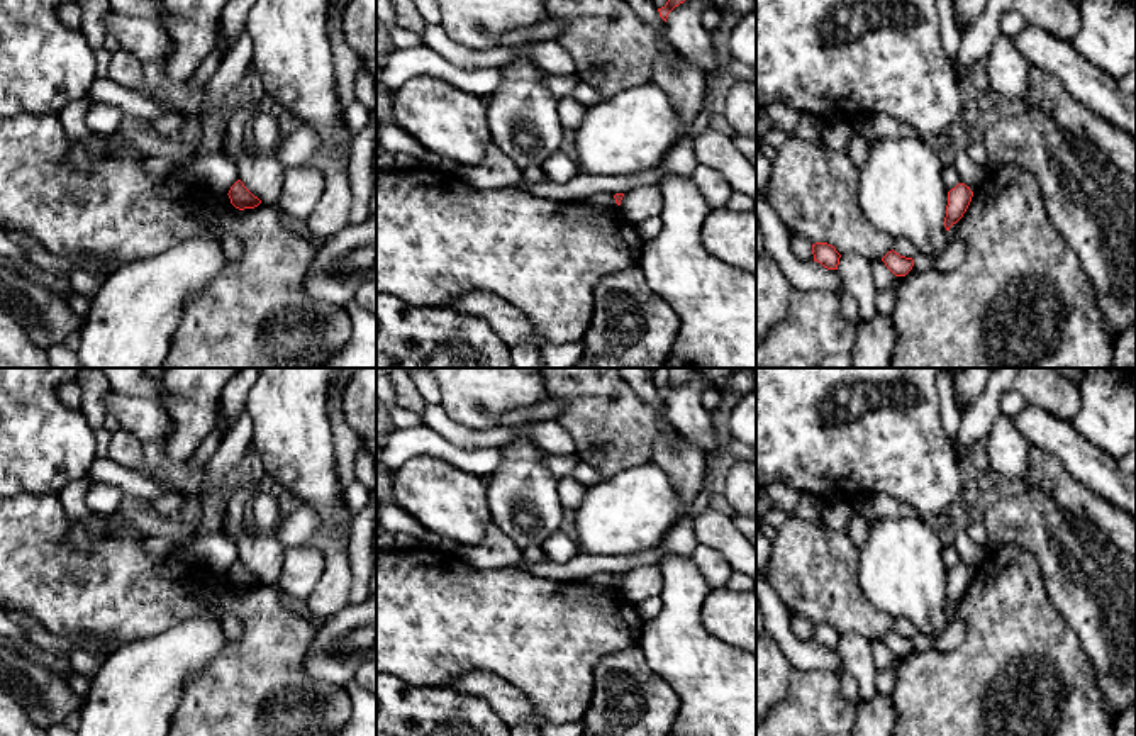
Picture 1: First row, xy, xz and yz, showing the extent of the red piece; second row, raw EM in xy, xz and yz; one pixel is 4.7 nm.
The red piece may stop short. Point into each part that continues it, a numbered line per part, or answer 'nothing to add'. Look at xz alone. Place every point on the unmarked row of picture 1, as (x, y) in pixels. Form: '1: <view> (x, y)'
nothing to add

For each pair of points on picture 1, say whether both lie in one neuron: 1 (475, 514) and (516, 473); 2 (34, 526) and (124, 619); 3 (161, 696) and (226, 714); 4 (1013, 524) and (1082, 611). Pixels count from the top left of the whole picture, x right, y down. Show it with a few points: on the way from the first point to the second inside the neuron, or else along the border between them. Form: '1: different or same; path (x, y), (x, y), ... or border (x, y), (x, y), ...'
1: different; border (485, 480), (487, 506), (494, 521)
2: same; path (58, 550), (104, 596)
3: different; border (204, 669), (185, 684), (183, 696), (172, 718)
4: same; path (1036, 540), (1082, 587)

